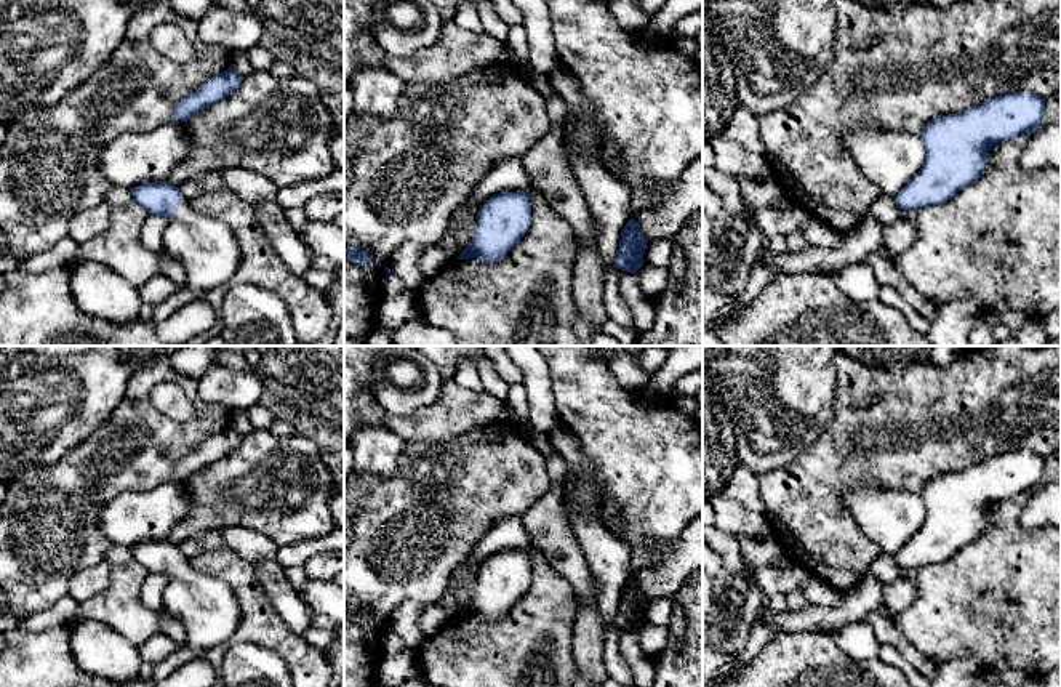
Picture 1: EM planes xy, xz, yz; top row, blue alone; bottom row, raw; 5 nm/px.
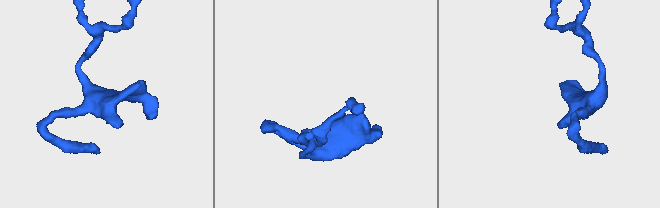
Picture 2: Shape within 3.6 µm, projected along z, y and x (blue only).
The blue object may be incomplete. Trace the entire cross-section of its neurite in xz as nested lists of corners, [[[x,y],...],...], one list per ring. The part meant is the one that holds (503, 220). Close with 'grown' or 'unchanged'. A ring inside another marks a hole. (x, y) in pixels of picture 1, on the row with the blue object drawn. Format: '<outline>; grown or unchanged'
[[[530,189],[490,197],[478,210],[472,242],[456,259],[477,258],[485,264],[502,259],[528,231],[530,221]]]; unchanged

